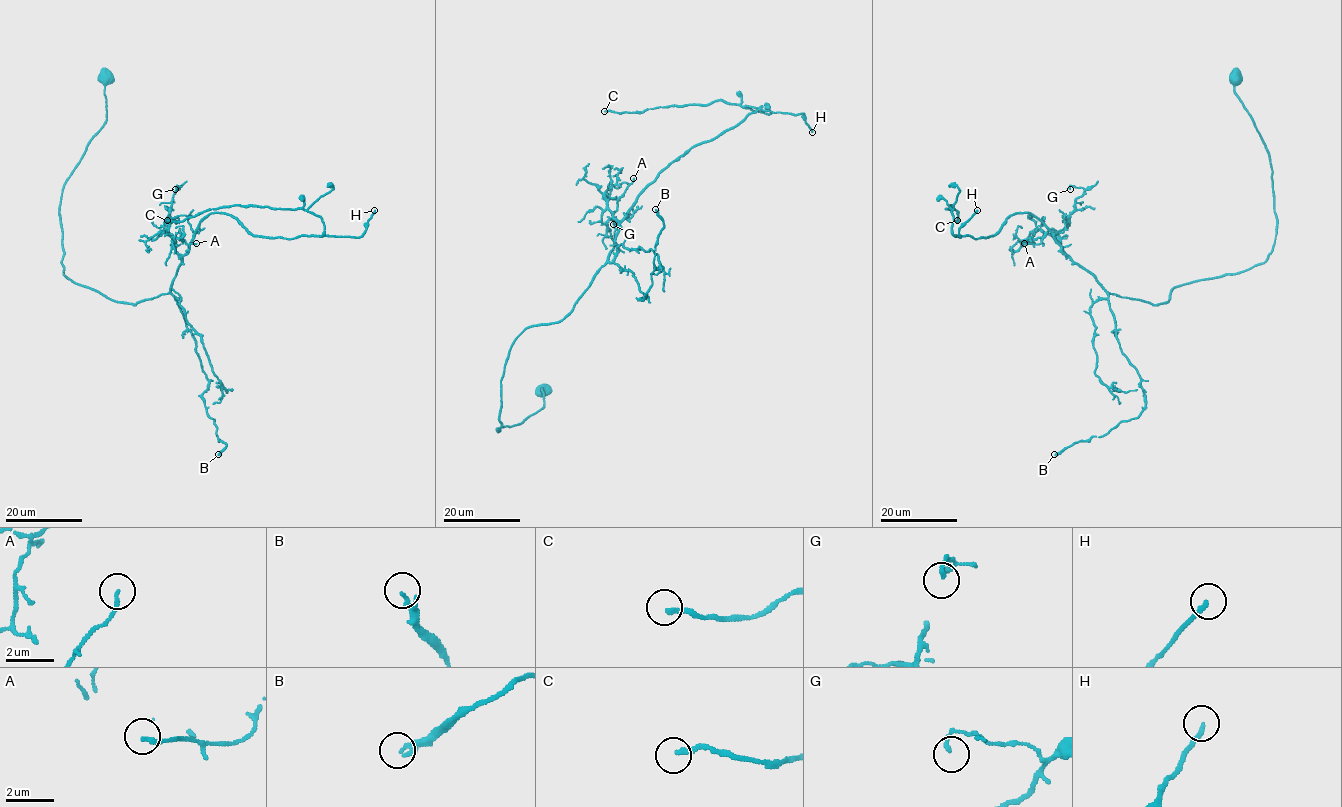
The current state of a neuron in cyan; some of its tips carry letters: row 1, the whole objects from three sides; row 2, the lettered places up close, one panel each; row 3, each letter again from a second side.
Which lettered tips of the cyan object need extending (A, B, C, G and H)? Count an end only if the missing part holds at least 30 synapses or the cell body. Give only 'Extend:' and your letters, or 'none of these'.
Extend: C, H

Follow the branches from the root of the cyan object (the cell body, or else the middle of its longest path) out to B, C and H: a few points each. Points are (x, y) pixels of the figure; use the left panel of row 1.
B: (103, 80), (106, 119), (62, 193), (64, 274), (119, 302), (175, 298), (208, 381), (218, 454)
C: (103, 80), (61, 198), (67, 279), (135, 305), (211, 213), (324, 230), (301, 208), (167, 220)
H: (103, 80), (59, 211), (76, 283), (166, 294), (211, 213), (291, 239), (360, 237), (374, 210)

